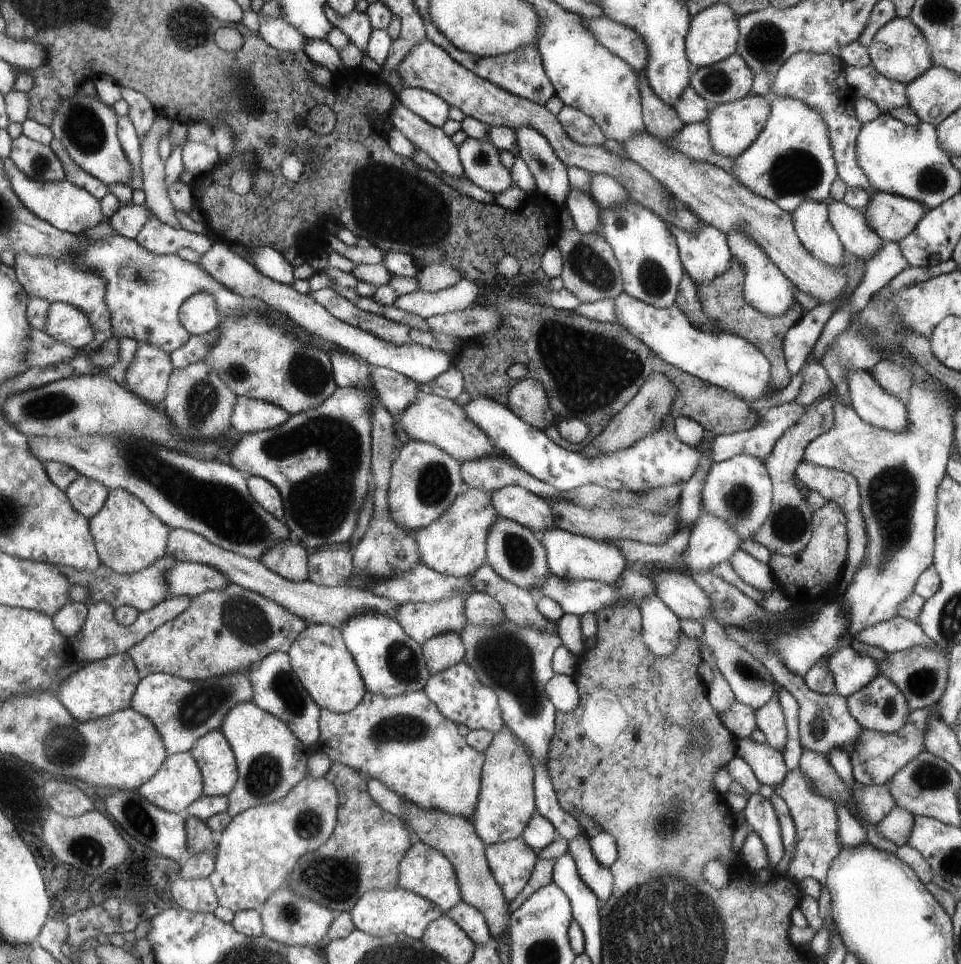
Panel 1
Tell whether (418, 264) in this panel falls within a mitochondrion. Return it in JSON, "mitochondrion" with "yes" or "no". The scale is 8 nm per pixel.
{"mitochondrion":"no"}

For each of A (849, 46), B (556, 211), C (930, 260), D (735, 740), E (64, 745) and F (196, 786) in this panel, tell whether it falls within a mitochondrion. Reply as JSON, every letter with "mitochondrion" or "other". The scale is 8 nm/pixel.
{"A":"other","B":"other","C":"other","D":"other","E":"mitochondrion","F":"other"}

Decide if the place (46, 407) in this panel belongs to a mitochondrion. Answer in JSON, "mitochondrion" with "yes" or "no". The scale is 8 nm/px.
{"mitochondrion":"yes"}

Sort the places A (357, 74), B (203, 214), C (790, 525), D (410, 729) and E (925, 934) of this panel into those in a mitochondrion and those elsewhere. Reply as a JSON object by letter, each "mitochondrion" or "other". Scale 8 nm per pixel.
{"A":"other","B":"other","C":"mitochondrion","D":"mitochondrion","E":"other"}

